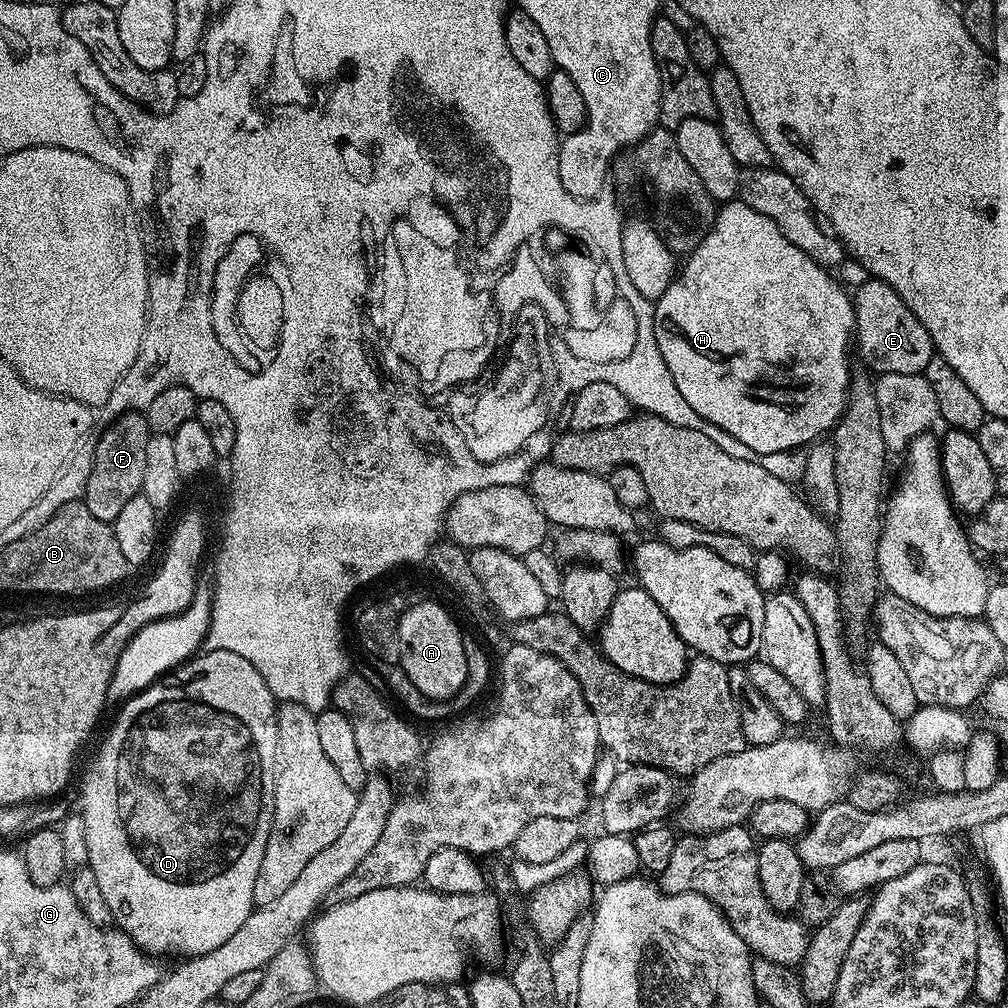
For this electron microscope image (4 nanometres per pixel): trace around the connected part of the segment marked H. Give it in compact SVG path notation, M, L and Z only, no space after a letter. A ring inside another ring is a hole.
M739 198L727 200L717 207L716 220L711 230L703 233L698 243L700 245L693 250L692 257L685 264L683 261L666 294L662 294L654 304L654 338L682 398L686 398L690 408L708 423L716 425L720 432L738 438L738 442L742 442L744 446L750 446L750 450L757 457L800 450L823 437L823 432L831 433L837 420L843 416L848 399L848 340L850 344L850 337L856 326L852 296L844 293L843 286L832 277L835 275L829 269L814 262L814 258L802 254L802 250L798 250L794 242L787 240L782 230L778 230L778 226L774 226L774 222L766 218L766 214L758 214L758 210L754 210Z

